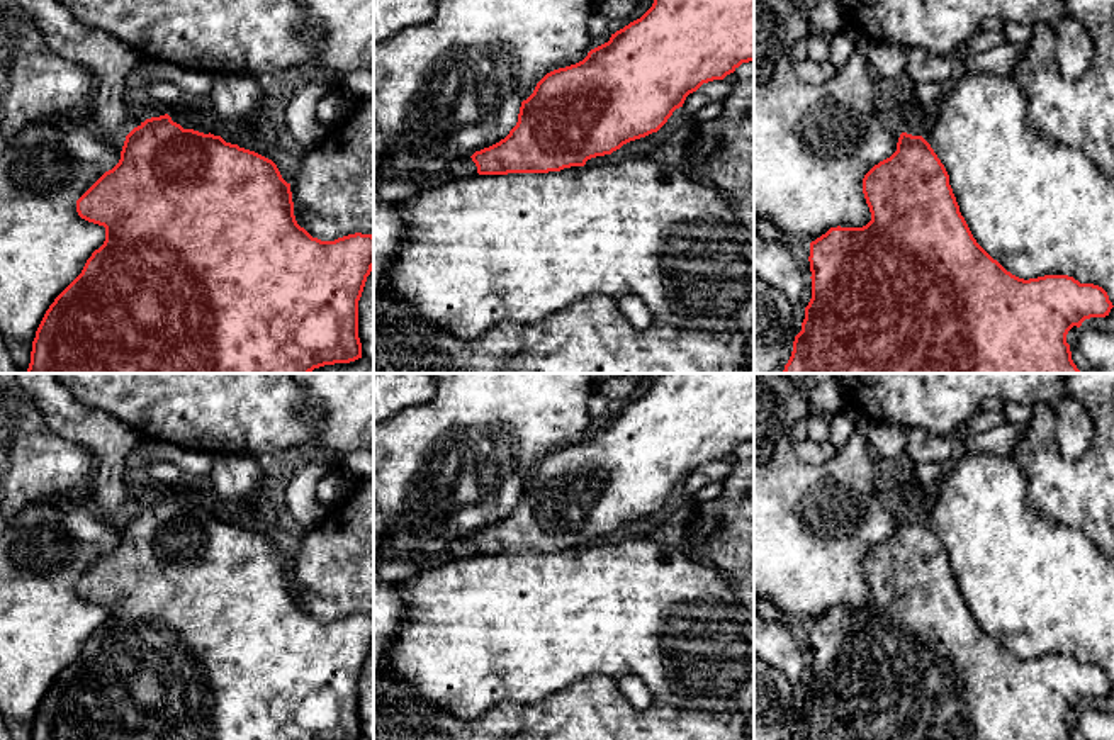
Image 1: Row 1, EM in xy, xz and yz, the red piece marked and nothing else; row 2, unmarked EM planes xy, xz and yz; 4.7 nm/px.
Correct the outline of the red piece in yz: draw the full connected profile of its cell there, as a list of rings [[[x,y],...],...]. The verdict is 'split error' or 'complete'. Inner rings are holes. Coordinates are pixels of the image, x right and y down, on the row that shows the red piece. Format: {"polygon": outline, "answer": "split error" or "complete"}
{"polygon": [[[915,100],[907,107],[893,107],[897,127],[902,131],[897,151],[875,165],[863,178],[863,193],[871,212],[871,221],[863,227],[830,227],[810,243],[812,299],[805,307],[802,331],[795,336],[793,351],[783,373],[1082,373],[1072,360],[1068,331],[1080,328],[1085,319],[1106,317],[1114,307],[1107,292],[1094,283],[1080,283],[1068,275],[1044,275],[1019,278],[993,260],[973,238],[949,185],[949,175],[920,136],[926,105]]], "answer": "split error"}

